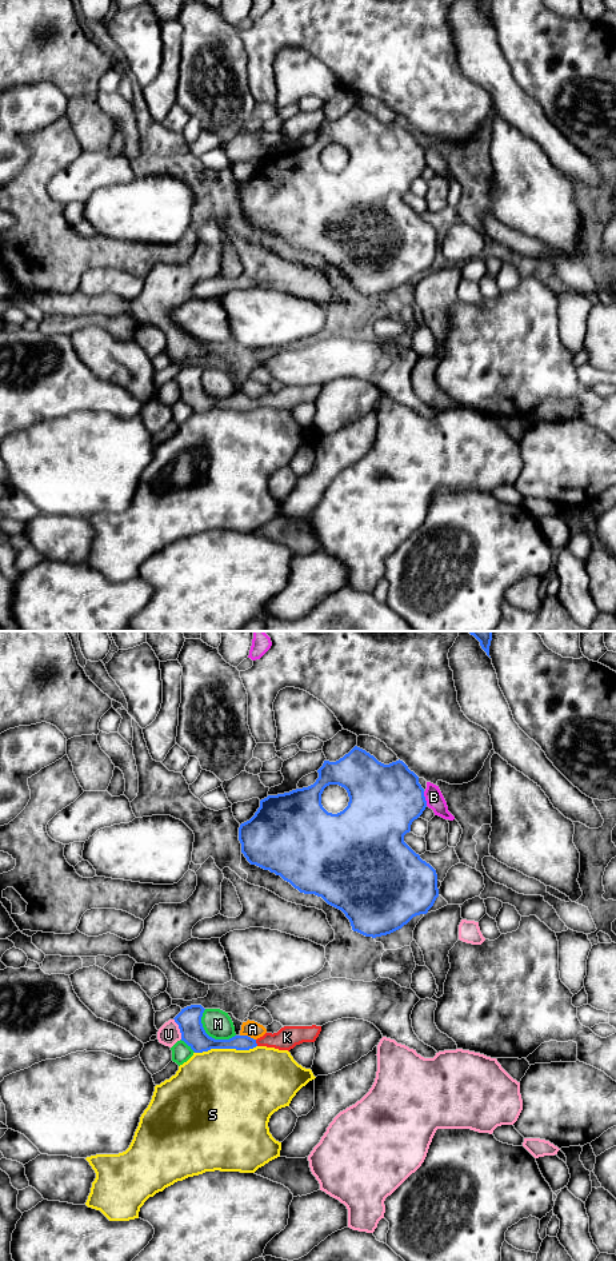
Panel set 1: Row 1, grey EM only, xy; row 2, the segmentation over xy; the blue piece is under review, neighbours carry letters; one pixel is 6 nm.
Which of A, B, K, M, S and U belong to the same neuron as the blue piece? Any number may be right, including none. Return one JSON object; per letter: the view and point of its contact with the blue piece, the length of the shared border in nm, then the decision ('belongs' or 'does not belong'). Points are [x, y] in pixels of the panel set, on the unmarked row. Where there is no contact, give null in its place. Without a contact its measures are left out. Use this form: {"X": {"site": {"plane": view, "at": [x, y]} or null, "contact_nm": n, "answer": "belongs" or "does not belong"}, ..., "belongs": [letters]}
{"A": {"site": {"plane": "xy", "at": [247, 395]}, "contact_nm": 100, "answer": "does not belong"}, "B": {"site": {"plane": "xy", "at": [424, 158]}, "contact_nm": 90, "answer": "does not belong"}, "K": {"site": {"plane": "xy", "at": [255, 402]}, "contact_nm": 40, "answer": "belongs"}, "M": {"site": {"plane": "xy", "at": [208, 395]}, "contact_nm": 260, "answer": "does not belong"}, "S": {"site": {"plane": "xy", "at": [226, 407]}, "contact_nm": 380, "answer": "does not belong"}, "U": {"site": {"plane": "xy", "at": [179, 387]}, "contact_nm": 140, "answer": "does not belong"}, "belongs": ["K"]}

